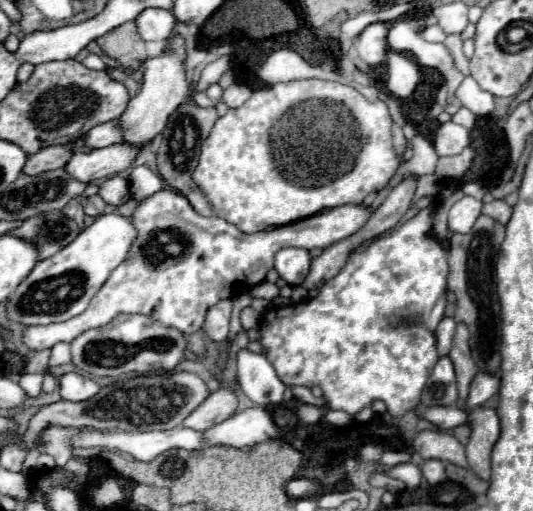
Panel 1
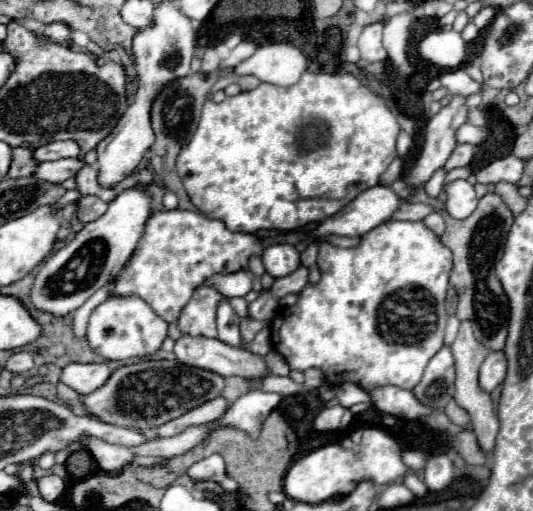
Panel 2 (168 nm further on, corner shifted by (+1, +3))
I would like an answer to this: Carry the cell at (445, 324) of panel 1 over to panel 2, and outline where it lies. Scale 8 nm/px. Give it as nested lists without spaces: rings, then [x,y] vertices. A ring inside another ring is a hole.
[[[451,315],[447,319],[447,327],[445,327],[445,345],[451,345],[453,343],[453,339],[457,337],[457,329],[459,329],[459,319]]]

